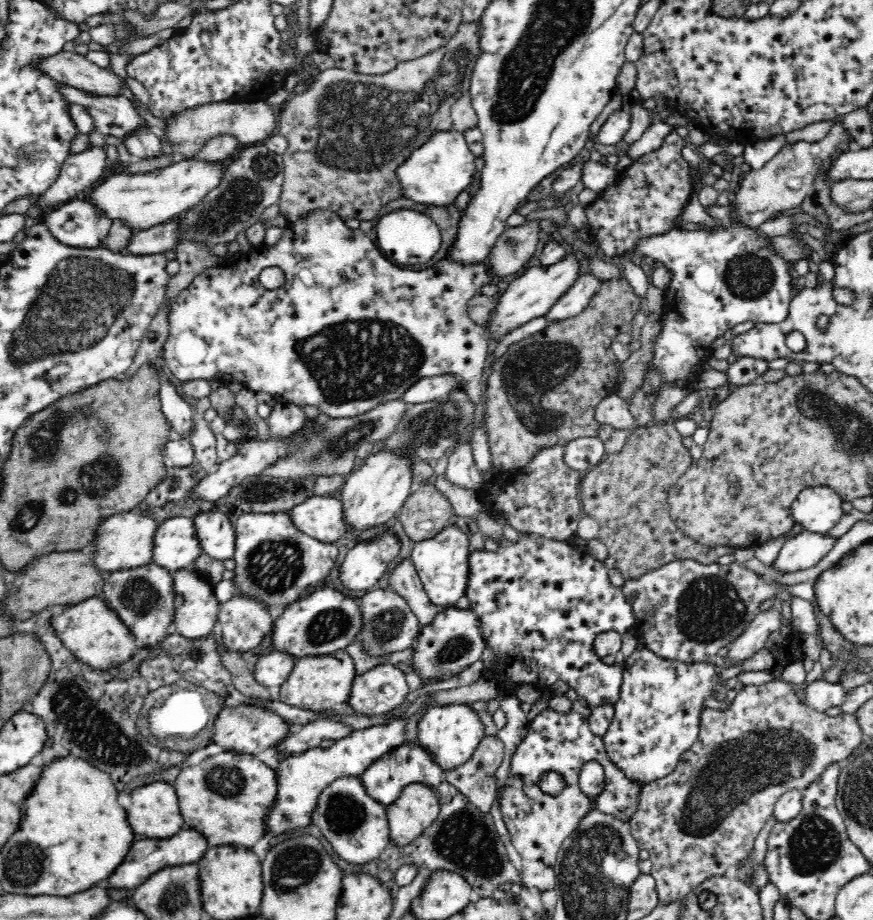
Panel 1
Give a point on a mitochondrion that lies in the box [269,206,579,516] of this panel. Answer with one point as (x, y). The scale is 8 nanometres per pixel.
(355, 359)

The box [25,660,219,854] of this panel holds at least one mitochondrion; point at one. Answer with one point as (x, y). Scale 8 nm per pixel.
(86, 731)

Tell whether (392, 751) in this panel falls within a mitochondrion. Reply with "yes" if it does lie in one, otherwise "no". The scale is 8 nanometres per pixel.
no

